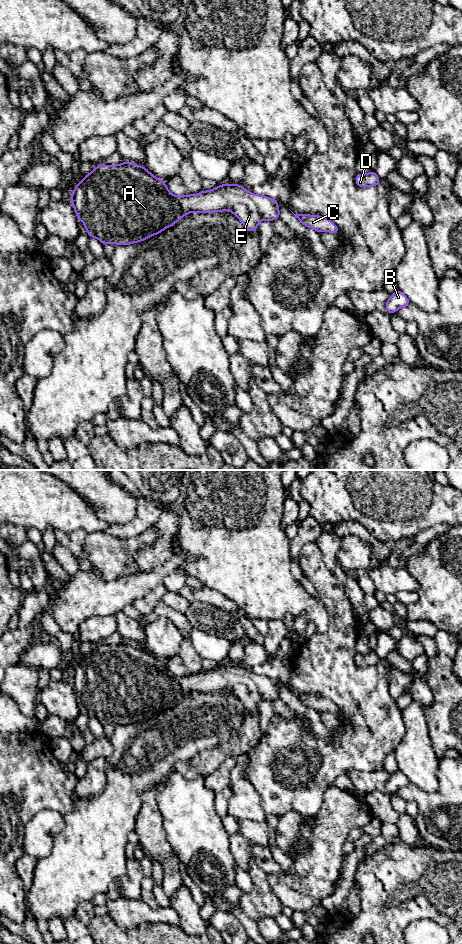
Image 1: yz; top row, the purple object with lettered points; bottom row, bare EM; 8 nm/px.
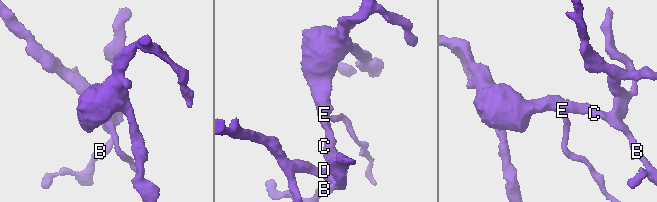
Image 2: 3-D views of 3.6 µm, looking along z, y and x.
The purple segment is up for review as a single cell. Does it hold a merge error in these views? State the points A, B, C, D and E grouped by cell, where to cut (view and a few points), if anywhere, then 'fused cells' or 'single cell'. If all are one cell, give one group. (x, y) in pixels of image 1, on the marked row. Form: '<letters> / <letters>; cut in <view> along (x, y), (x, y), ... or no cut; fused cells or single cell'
A B C D E; no cut; single cell

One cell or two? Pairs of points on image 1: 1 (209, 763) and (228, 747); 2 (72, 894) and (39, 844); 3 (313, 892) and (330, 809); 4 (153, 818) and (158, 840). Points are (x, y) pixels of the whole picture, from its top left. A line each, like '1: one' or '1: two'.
1: one
2: two
3: one
4: one

